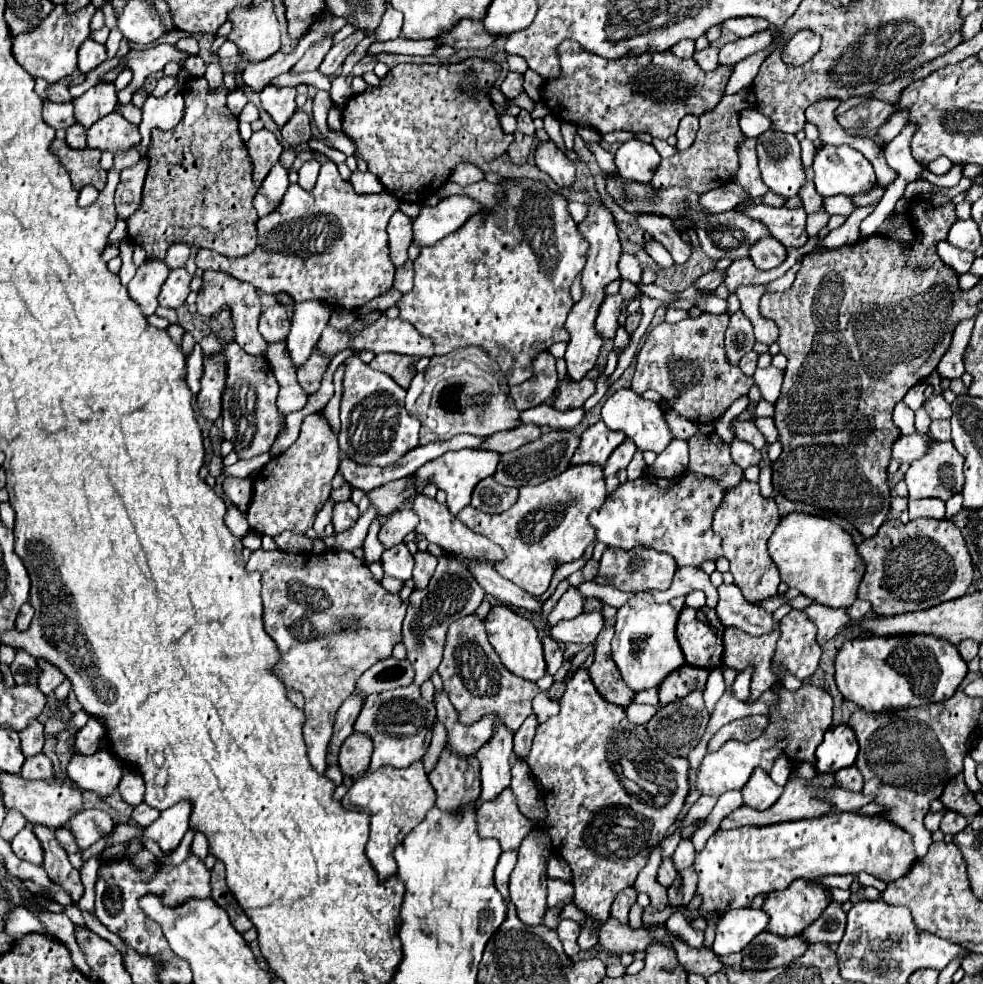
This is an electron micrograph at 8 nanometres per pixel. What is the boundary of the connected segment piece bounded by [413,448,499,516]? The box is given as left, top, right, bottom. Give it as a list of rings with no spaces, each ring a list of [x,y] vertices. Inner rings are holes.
[[[465,448],[459,452],[447,452],[445,456],[439,456],[437,460],[431,460],[429,464],[421,466],[413,474],[413,484],[417,484],[417,490],[421,490],[429,482],[429,476],[433,476],[433,484],[437,488],[445,490],[445,494],[447,494],[447,506],[449,506],[451,514],[457,516],[471,502],[471,494],[473,494],[473,488],[477,486],[477,482],[491,476],[491,472],[497,468],[497,460],[499,460],[497,452],[481,452],[477,448],[475,450]]]

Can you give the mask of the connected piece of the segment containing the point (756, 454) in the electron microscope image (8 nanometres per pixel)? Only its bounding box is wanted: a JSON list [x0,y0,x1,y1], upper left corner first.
[731,440,761,468]

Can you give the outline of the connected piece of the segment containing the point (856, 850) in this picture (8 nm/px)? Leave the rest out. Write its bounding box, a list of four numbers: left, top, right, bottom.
[695,812,917,912]

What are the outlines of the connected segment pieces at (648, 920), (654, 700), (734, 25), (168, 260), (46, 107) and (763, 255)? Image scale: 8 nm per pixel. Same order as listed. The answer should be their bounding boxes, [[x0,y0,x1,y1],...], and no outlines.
[[642,906,676,925],[632,688,659,708],[721,18,769,38],[163,244,191,268],[43,102,75,128],[749,236,787,270]]

